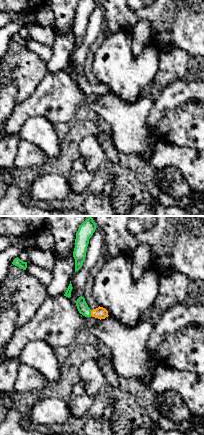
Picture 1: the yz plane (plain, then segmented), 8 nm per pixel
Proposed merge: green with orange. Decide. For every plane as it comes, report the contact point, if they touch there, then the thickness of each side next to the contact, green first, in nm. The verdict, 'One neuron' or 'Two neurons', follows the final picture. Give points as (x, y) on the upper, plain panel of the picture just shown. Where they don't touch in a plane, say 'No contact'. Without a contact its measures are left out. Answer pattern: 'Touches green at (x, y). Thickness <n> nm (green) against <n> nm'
Touches green at (90, 89). Thickness 90 nm (green) against 100 nm

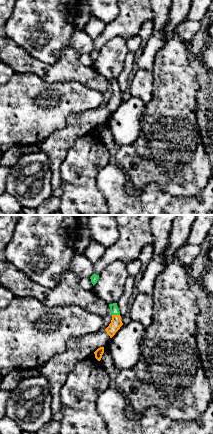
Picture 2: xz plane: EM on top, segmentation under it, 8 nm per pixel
Touches green at (116, 90). Thickness 70 nm (green) against 90 nm

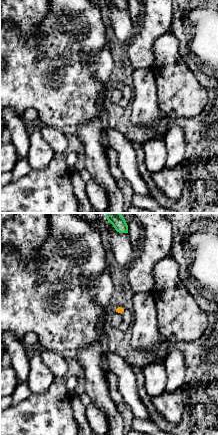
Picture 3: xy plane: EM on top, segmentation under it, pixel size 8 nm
No contact

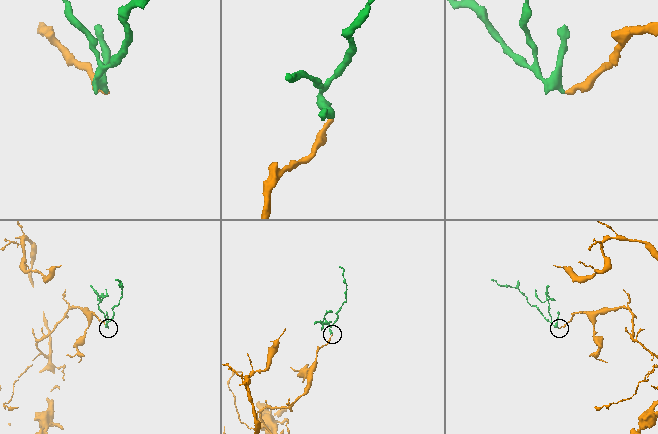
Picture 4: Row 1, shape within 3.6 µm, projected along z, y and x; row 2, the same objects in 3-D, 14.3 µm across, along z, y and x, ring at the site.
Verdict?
One neuron

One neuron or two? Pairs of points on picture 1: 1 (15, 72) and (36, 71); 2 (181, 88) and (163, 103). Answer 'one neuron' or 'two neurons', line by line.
1: one neuron
2: one neuron

